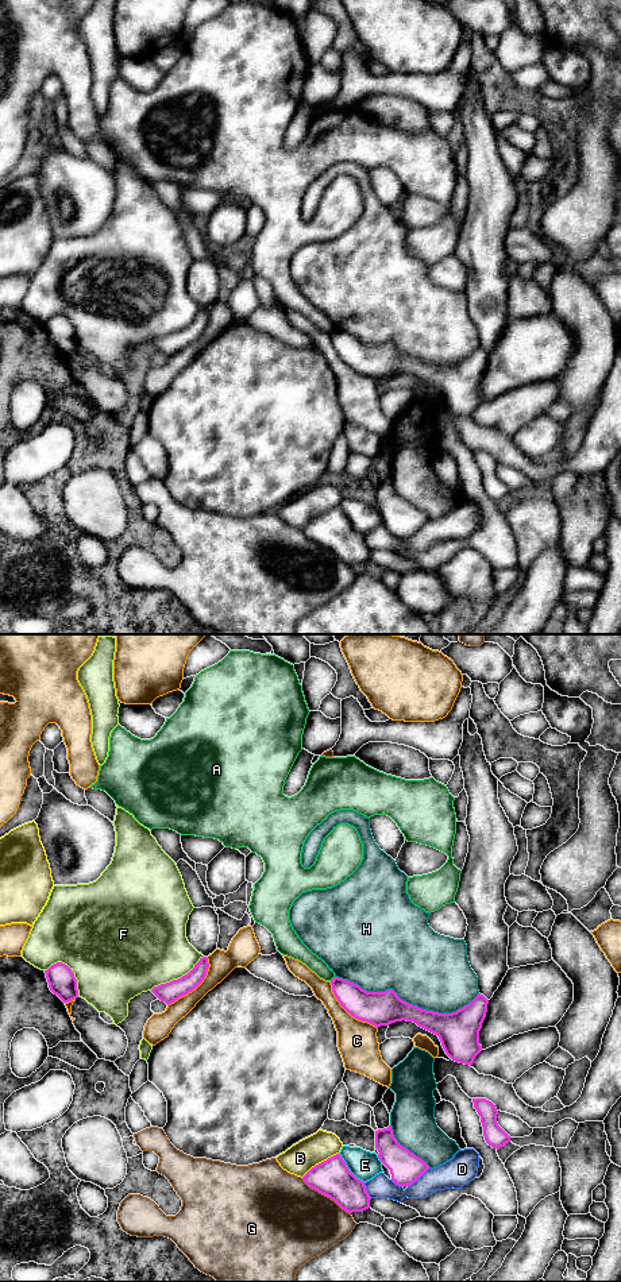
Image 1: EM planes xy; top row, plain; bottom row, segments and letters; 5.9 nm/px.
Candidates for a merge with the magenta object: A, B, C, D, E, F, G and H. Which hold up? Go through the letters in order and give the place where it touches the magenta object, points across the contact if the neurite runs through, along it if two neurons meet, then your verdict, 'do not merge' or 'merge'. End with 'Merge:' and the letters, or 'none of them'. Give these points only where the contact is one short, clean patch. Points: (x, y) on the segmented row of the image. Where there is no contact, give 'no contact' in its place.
A: meets magenta in xy at (331, 980); border along xy (334, 976), (330, 980); do not merge
B: meets magenta in xy at (319, 1163); do not merge
C: meets magenta in xy at (347, 1011); do not merge
D: meets magenta in xy at (417, 1178); do not merge
E: meets magenta in xy at (348, 1169); do not merge
F: meets magenta in xy at (178, 979); do not merge
G: meets magenta in xy at (326, 1194); do not merge
H: meets magenta in xy at (405, 1001); do not merge
Merge: none of them

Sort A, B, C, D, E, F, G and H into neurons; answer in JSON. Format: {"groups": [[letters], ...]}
{"groups": [["A", "C"], ["B"], ["D"], ["E"], ["F"], ["G"], ["H"]]}

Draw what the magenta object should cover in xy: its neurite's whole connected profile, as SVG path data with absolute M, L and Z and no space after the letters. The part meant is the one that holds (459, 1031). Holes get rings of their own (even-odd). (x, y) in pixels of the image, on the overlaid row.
M333 977L331 985L340 1005L358 1020L377 1028L402 1020L413 1022L437 1035L446 1054L464 1065L471 1066L482 1051L479 1031L486 1018L489 1000L481 993L456 1012L439 1013L401 1000L393 989L367 992L339 977Z

